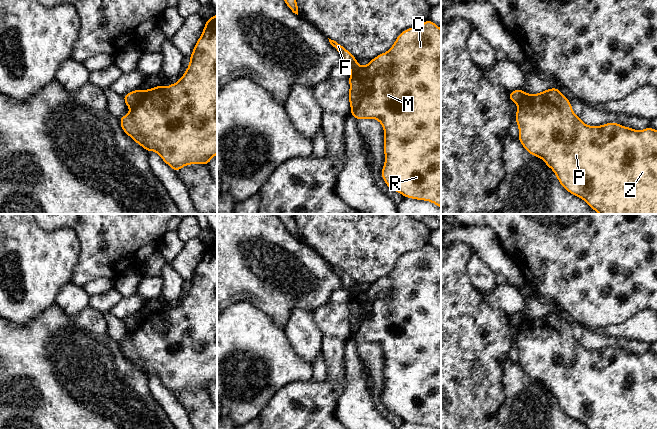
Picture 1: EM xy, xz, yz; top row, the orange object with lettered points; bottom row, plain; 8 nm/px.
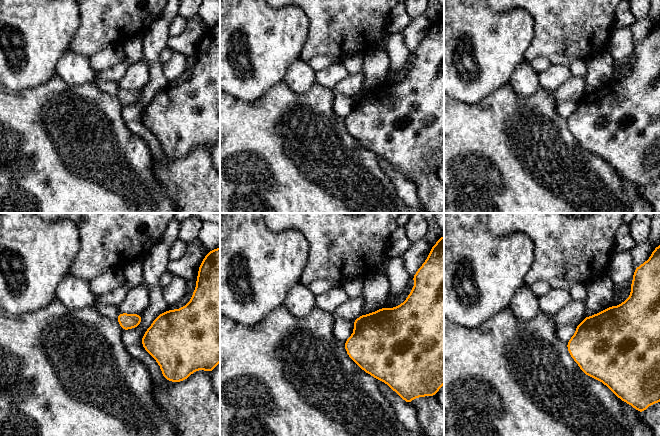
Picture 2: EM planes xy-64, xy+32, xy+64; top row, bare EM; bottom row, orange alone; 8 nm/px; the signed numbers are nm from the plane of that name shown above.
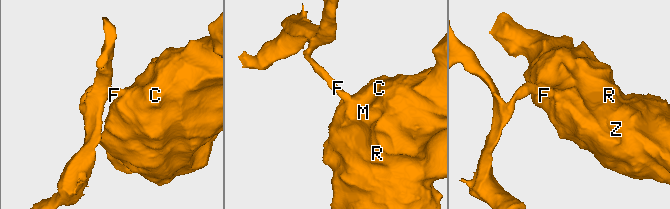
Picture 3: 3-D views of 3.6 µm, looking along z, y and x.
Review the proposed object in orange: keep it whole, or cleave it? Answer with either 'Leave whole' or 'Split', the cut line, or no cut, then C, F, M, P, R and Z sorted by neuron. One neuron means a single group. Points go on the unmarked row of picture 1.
Split. Split along xy (141, 314), (137, 325), (130, 332). Groups: C M P R Z / F

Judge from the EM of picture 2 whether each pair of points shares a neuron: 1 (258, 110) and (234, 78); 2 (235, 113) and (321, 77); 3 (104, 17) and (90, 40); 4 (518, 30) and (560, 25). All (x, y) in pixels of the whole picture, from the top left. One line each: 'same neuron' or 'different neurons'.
1: different neurons
2: different neurons
3: same neuron
4: different neurons

